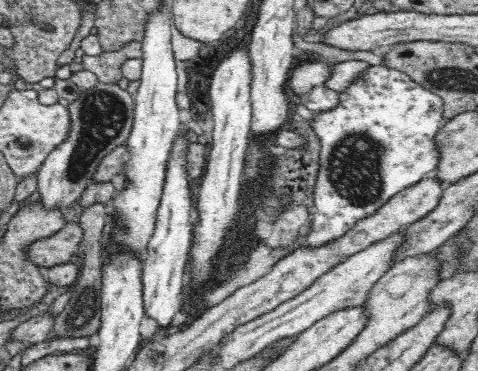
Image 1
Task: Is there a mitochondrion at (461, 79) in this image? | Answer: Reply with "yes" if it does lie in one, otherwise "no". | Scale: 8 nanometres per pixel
yes

